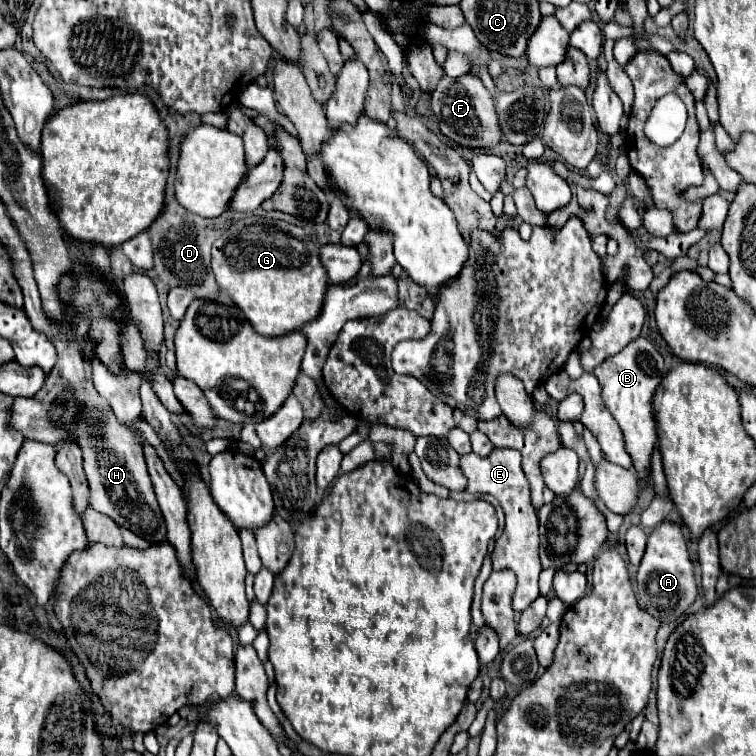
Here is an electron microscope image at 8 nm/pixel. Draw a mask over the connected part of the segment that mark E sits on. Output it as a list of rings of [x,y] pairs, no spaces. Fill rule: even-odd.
[[[493,449],[487,457],[467,453],[461,457],[461,471],[469,479],[469,493],[487,493],[493,495],[505,515],[505,529],[503,535],[497,539],[493,555],[495,565],[509,567],[517,575],[517,587],[513,593],[513,611],[519,613],[539,597],[537,579],[541,573],[541,563],[537,557],[539,549],[539,529],[537,529],[537,511],[529,501],[529,483],[525,481],[521,469],[521,453],[513,449]]]

